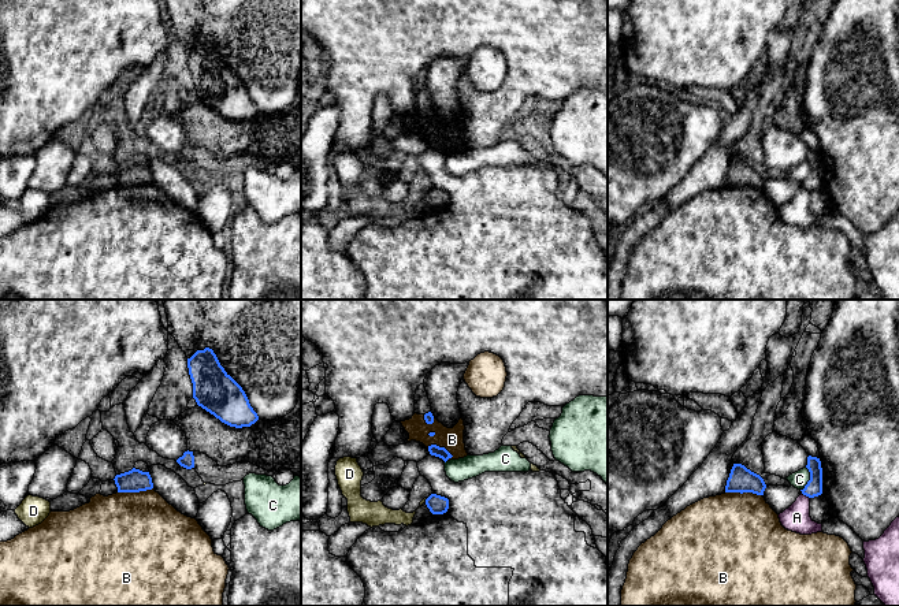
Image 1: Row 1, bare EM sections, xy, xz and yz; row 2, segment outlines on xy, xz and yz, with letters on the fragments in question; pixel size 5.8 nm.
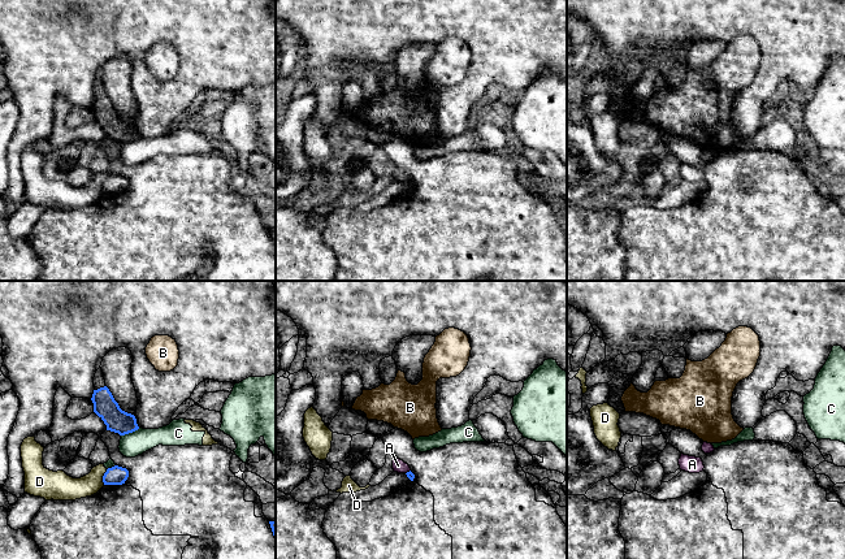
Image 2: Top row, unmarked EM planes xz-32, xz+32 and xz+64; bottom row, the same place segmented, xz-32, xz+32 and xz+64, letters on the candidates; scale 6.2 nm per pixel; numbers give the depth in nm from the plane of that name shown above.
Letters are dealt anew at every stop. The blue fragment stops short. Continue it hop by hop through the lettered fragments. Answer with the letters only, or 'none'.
none

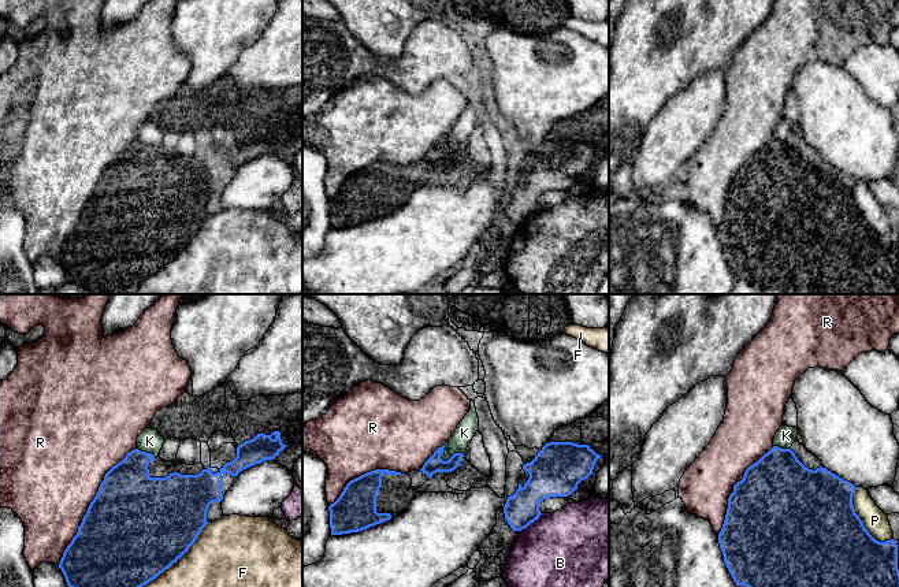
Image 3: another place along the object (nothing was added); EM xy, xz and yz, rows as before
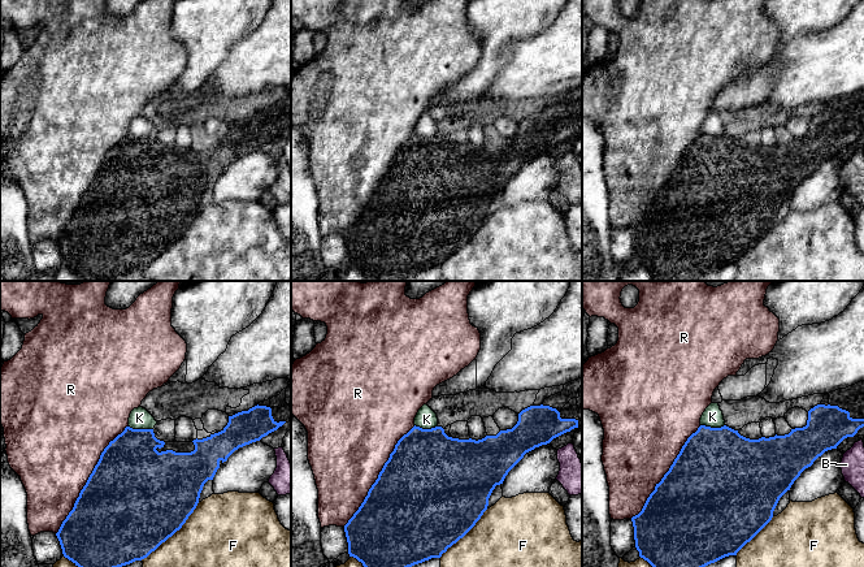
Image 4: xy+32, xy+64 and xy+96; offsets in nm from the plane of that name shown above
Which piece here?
none

